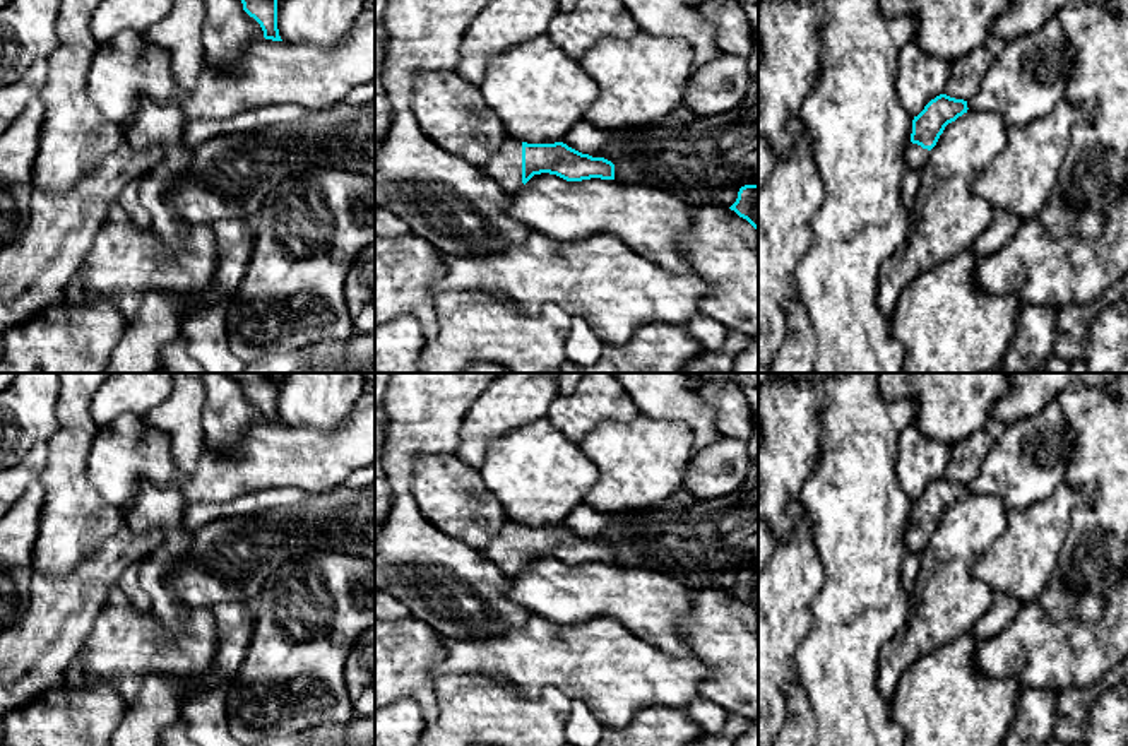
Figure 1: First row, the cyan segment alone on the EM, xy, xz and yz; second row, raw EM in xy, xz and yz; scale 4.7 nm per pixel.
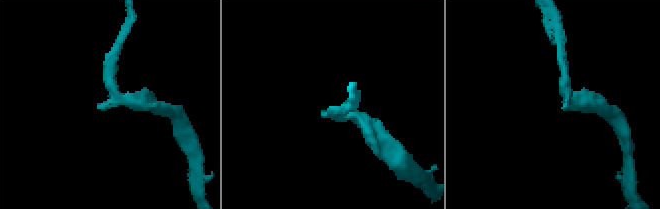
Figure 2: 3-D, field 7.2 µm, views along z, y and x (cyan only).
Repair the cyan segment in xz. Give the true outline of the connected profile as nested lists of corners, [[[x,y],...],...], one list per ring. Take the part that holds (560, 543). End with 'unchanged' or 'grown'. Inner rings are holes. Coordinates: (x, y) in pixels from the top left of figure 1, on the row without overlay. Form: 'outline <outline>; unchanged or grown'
outline [[[512,520],[503,524],[500,534],[486,548],[476,551],[507,575],[519,573],[541,556],[556,558],[567,565],[614,563],[614,548],[604,541],[582,537],[563,525],[527,527]]]; grown

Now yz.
outline [[[947,477],[931,483],[912,503],[911,525],[905,530],[907,551],[923,553],[945,510],[967,496],[967,493],[967,484]]]; grown

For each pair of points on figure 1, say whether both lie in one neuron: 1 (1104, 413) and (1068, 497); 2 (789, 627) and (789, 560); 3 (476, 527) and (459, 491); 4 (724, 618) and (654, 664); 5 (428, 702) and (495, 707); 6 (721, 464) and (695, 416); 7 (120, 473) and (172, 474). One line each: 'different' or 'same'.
1: different
2: same
3: same
4: different
5: different
6: different
7: same

